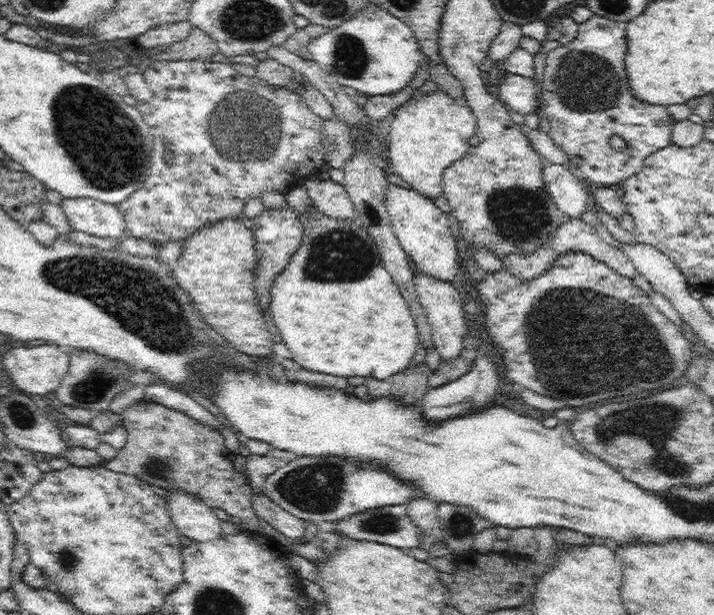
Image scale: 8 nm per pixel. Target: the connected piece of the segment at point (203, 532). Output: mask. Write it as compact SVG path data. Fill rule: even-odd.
M167 490L166 502L170 517L182 535L200 542L222 538L222 521L200 498L183 490Z

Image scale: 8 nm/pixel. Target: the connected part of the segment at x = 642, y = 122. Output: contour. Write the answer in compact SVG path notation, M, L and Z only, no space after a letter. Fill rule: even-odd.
M594 15L586 22L579 24L577 35L567 46L560 46L550 51L543 81L543 111L550 124L548 136L566 152L570 159L578 157L580 166L571 166L572 171L579 179L588 185L598 183L602 186L621 184L625 178L640 172L643 160L657 150L670 144L673 121L668 114L667 107L648 104L636 100L628 84L628 75L625 71L624 57L627 51L625 26L609 18ZM612 136L620 136L626 142L625 150L615 150L610 145Z

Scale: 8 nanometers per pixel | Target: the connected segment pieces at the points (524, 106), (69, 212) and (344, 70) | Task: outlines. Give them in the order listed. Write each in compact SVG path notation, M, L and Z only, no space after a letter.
M506 72L504 82L499 87L498 98L509 110L526 116L537 107L535 80L533 77L520 76Z
M94 198L64 199L60 204L72 229L100 238L125 236L125 219L116 205Z
M368 2L360 12L338 27L328 30L308 44L310 58L342 86L351 86L358 93L376 96L396 94L410 86L420 64L426 58L414 31L388 11Z

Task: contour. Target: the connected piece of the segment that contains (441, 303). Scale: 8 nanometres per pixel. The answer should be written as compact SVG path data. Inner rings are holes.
M415 267L413 268L414 286L432 330L433 346L438 351L441 360L452 362L452 360L456 360L462 354L464 338L468 333L468 320L466 320L466 312L463 309L464 298L460 296L460 291L458 292L456 285L431 276L425 276Z

